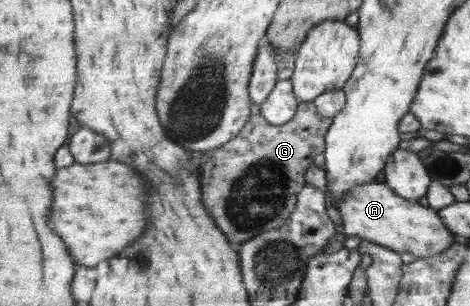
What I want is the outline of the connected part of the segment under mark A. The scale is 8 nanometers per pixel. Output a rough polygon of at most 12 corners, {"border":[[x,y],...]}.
{"border":[[386,183],[337,203],[346,237],[418,259],[454,243],[436,210]]}

